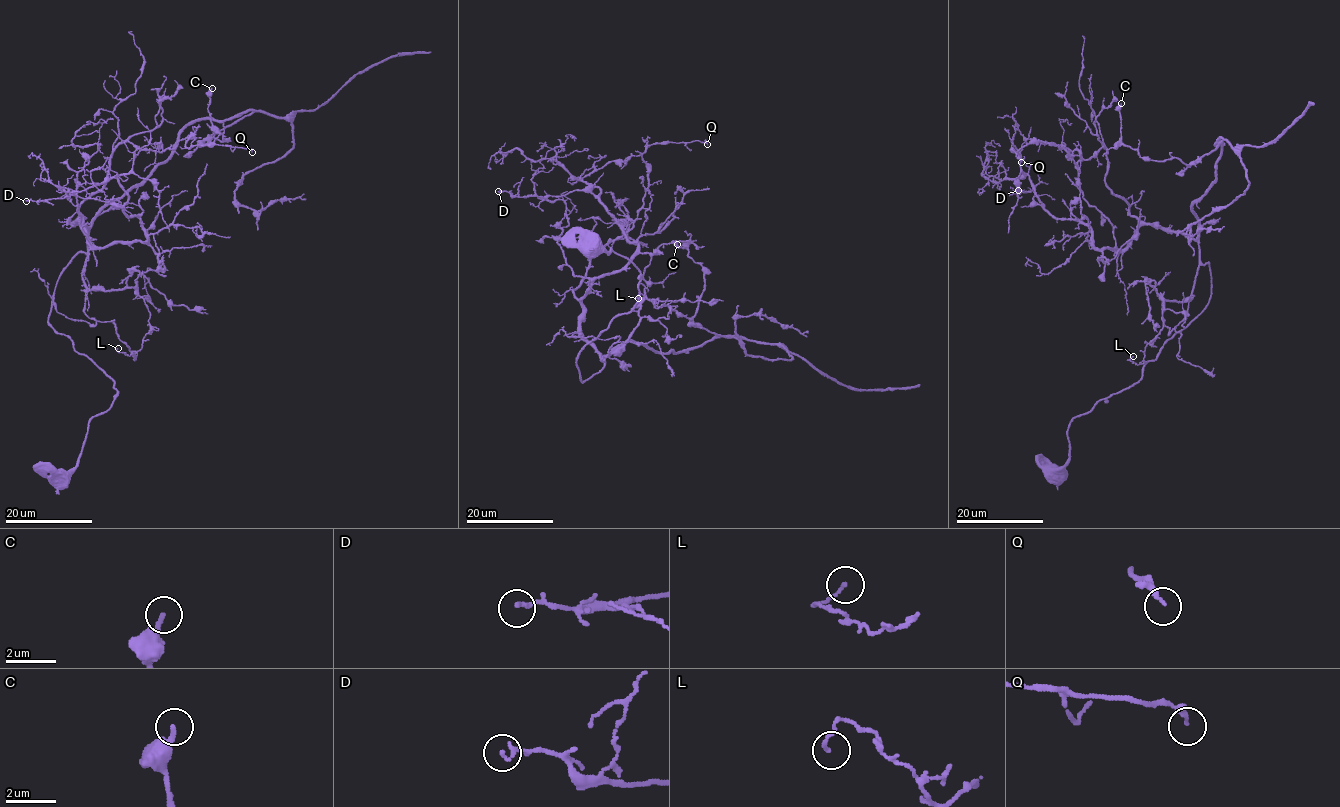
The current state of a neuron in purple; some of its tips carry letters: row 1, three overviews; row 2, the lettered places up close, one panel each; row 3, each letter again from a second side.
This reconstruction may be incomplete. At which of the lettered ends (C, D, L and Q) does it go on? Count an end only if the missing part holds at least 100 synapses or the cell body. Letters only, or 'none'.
none

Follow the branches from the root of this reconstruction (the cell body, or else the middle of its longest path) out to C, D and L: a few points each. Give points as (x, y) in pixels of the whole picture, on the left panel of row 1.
C: (60, 479), (117, 393), (48, 323), (56, 281), (186, 127), (240, 116), (202, 143), (225, 141), (212, 88)
D: (60, 479), (117, 394), (48, 323), (87, 253), (75, 222), (96, 247), (147, 238), (119, 205), (26, 201)
L: (60, 479), (117, 394), (48, 323), (80, 252), (89, 288), (133, 288), (150, 312), (142, 346), (118, 348)

